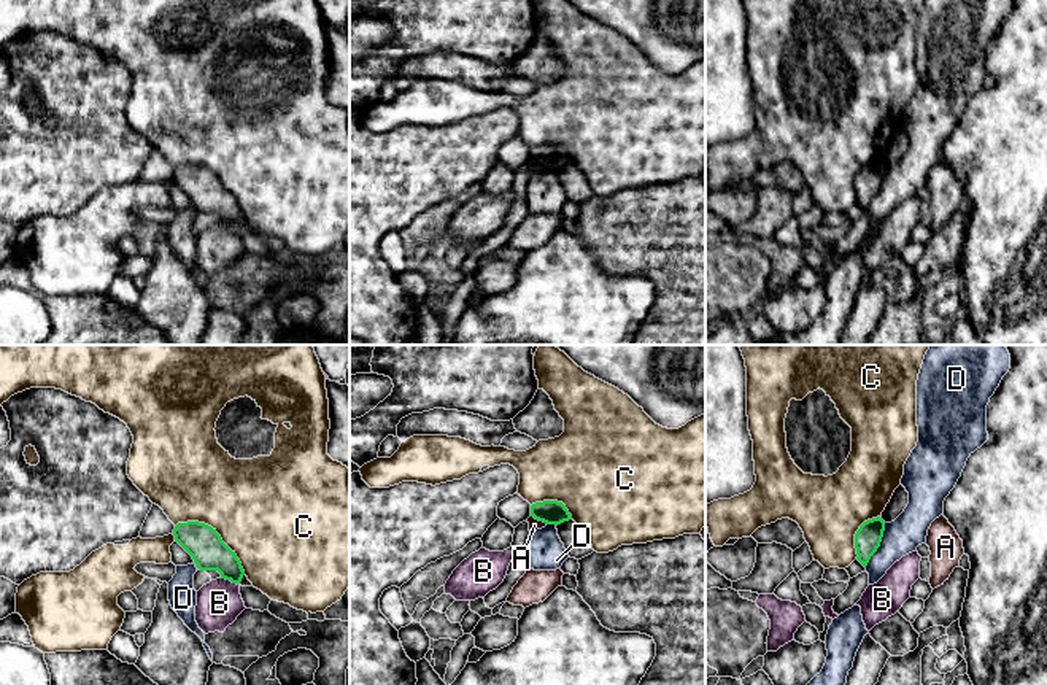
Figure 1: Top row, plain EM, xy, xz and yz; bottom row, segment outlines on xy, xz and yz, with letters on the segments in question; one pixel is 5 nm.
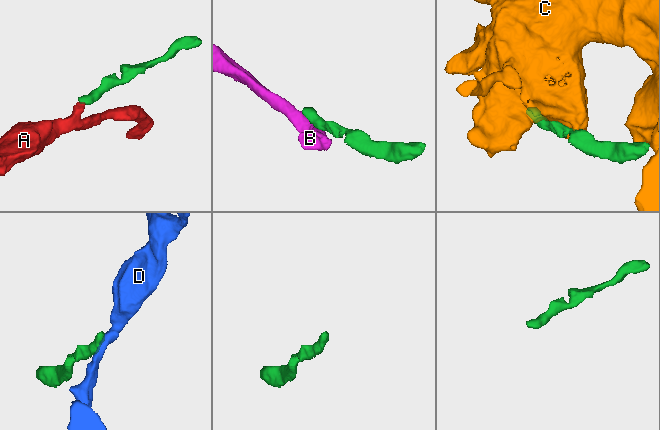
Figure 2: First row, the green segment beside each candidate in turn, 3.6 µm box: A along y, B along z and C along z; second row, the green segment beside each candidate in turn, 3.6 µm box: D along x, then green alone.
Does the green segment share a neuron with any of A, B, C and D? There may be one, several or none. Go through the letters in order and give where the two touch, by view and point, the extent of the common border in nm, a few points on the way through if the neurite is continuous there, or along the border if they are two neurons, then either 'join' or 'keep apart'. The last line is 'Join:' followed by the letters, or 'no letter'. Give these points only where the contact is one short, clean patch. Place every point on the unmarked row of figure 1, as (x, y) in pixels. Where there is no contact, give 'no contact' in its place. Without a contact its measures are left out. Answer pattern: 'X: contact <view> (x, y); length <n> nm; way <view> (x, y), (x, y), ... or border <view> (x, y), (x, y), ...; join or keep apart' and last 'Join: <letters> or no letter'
A: contact xz (539, 164); length 100 nm; border xz (531, 159), (547, 167); keep apart
B: contact xy (229, 223); length 100 nm; border xy (221, 221), (237, 229); keep apart
C: contact xy (216, 177); length 440 nm; keep apart
D: contact yz (879, 189); length 240 nm; border yz (885, 167), (880, 189), (865, 210); keep apart
Join: no letter

